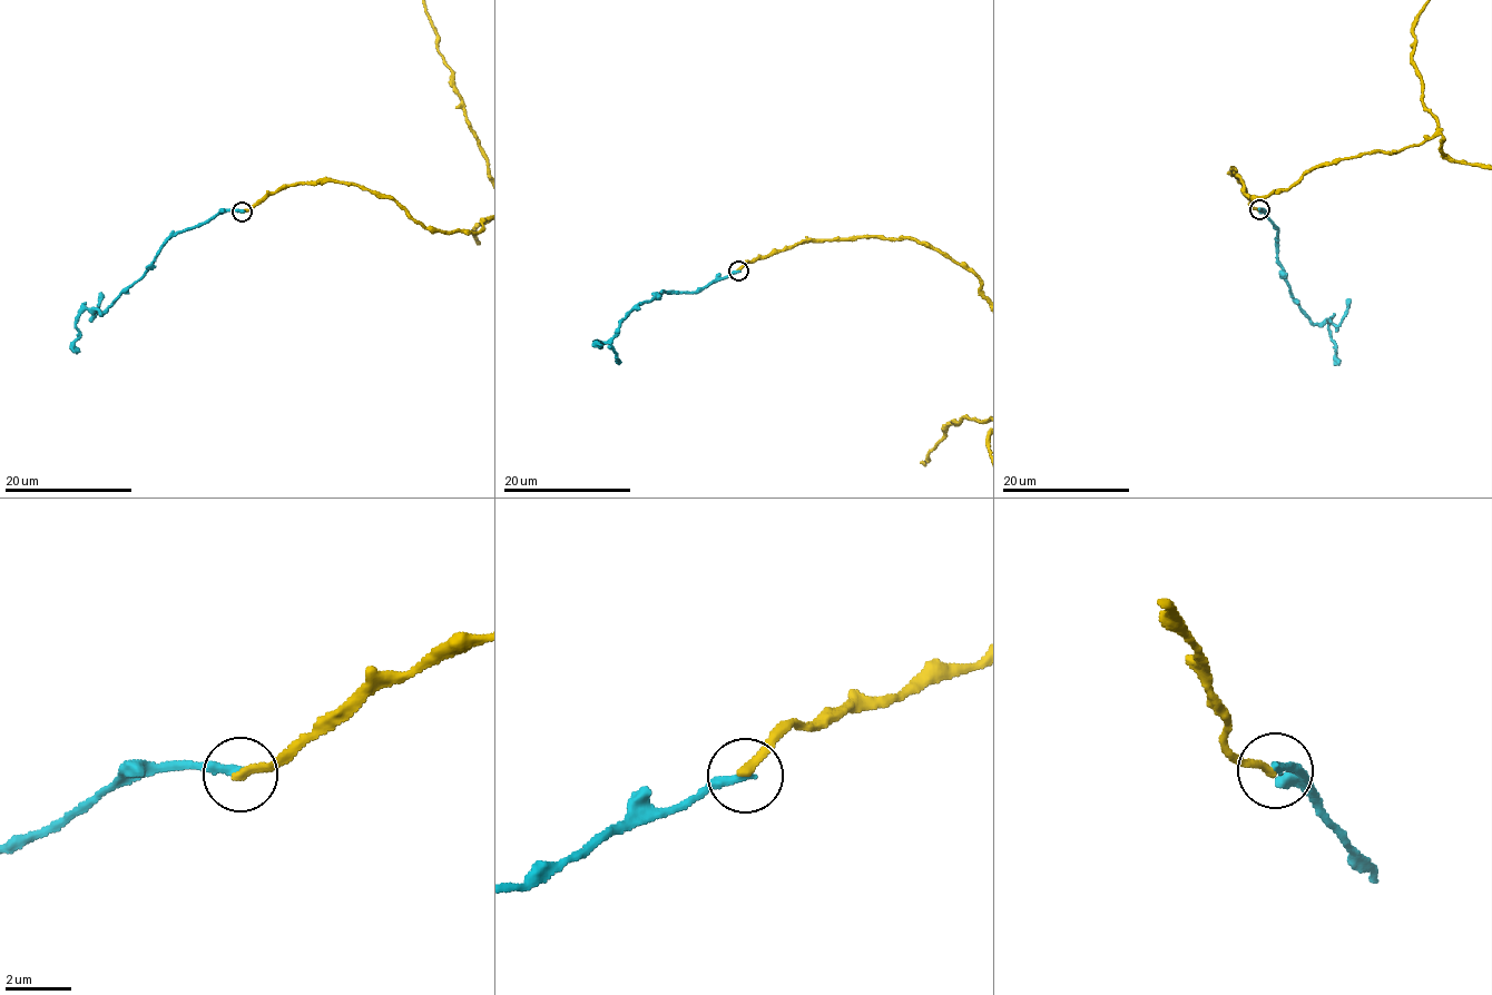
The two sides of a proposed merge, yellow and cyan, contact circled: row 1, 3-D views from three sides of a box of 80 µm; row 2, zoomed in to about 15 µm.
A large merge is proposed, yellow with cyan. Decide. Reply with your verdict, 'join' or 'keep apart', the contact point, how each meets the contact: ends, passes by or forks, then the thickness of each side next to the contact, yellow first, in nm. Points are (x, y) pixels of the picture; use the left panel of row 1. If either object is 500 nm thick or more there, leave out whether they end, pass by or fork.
keep apart | (242, 212) | yellow ends | cyan ends | 240/260 nm

